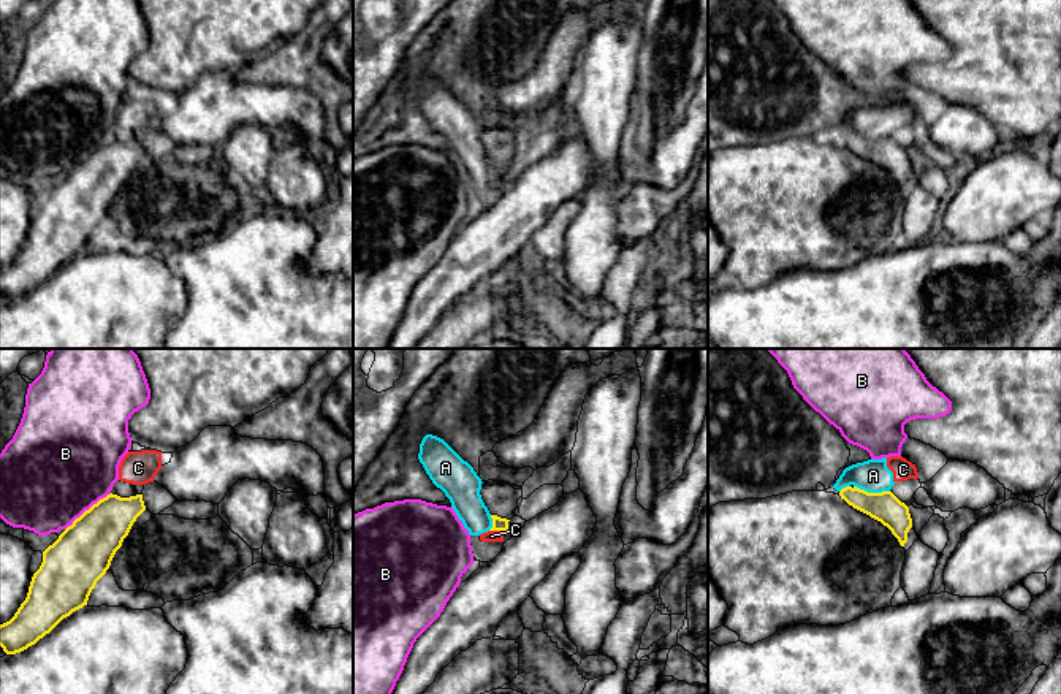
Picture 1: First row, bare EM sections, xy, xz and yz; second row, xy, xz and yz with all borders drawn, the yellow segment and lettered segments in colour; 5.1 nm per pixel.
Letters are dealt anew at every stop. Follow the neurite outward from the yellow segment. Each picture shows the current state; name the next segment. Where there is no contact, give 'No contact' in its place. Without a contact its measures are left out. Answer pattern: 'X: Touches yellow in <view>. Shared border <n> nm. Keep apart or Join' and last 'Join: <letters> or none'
A: Touches yellow in yz. Shared border 190 nm. Keep apart
B: Touches yellow in xy. Shared border 300 nm. Keep apart
C: Touches yellow in xz. Shared border 80 nm. Keep apart
Join: none

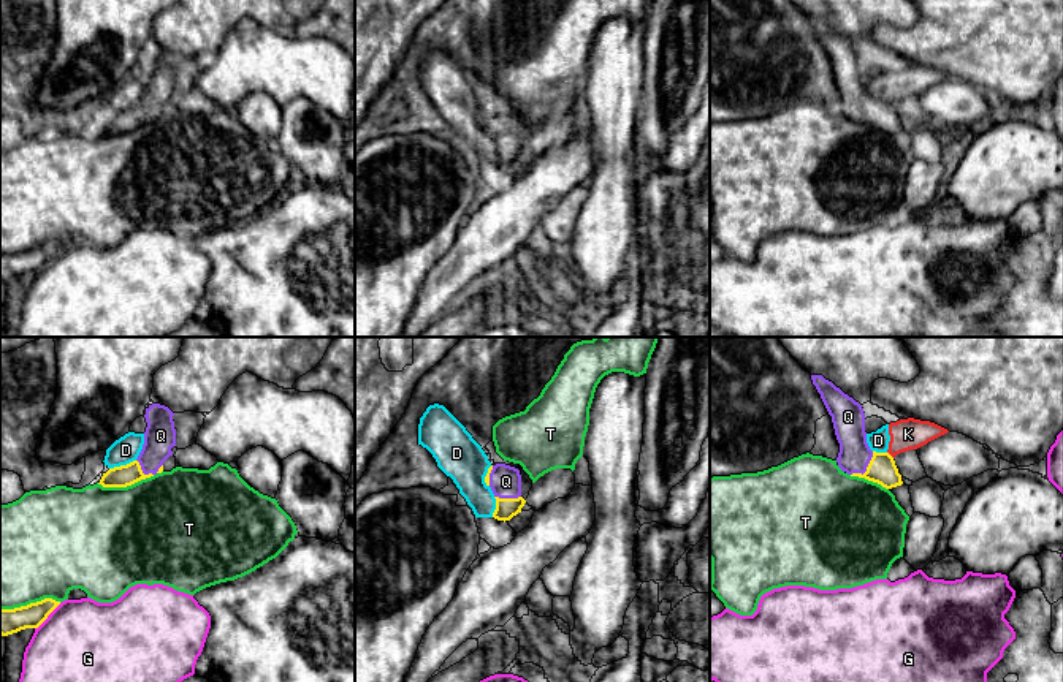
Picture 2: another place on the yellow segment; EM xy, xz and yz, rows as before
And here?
D: Touches yellow in xy. Shared border 140 nm. Keep apart
G: Touches yellow in xy. Shared border 190 nm. Keep apart
K: Touches yellow in yz. Shared border 50 nm. Keep apart
Q: Touches yellow in yz. Shared border 170 nm. Join
T: Touches yellow in xy. Shared border 320 nm. Keep apart
Join: Q

